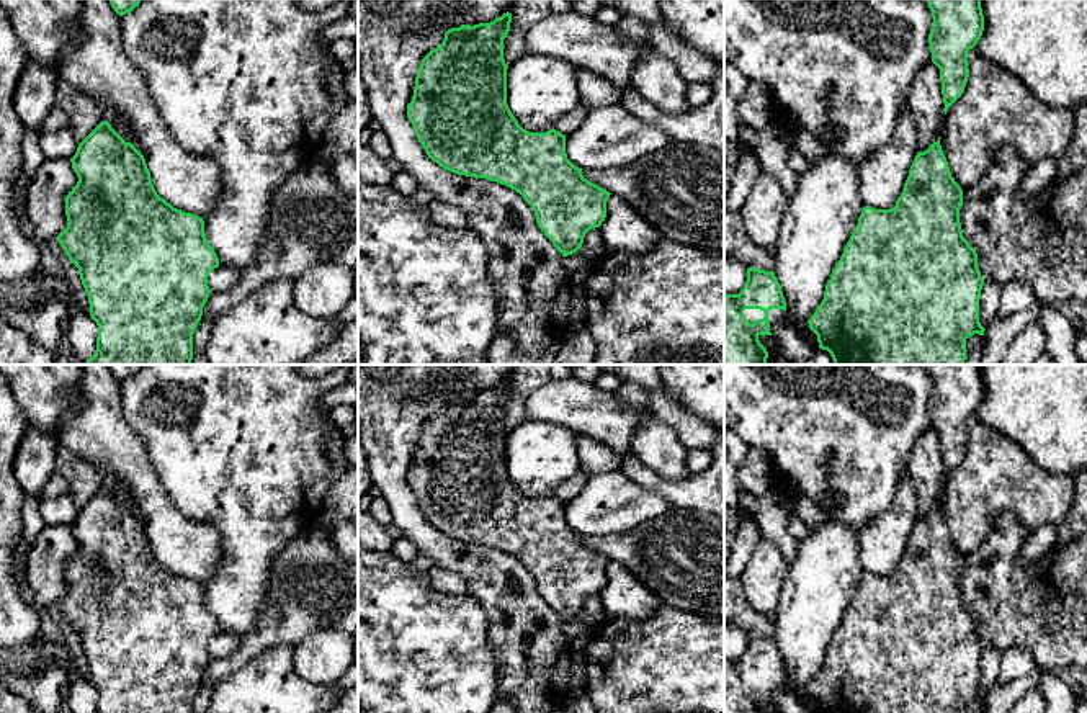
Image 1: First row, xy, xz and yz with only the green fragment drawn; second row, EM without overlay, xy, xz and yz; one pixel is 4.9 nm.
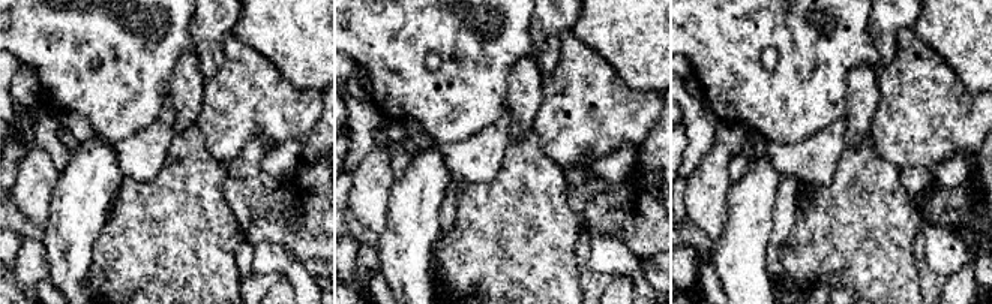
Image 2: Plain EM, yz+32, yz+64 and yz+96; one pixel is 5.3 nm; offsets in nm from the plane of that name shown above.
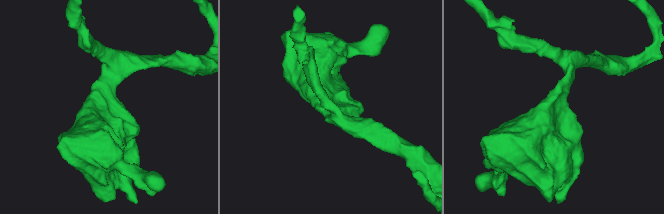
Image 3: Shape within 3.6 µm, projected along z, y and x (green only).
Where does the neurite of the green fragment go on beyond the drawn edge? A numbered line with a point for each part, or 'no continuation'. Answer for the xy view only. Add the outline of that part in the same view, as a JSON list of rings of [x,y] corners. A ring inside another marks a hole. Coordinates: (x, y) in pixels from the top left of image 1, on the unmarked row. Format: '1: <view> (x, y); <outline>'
no continuation

